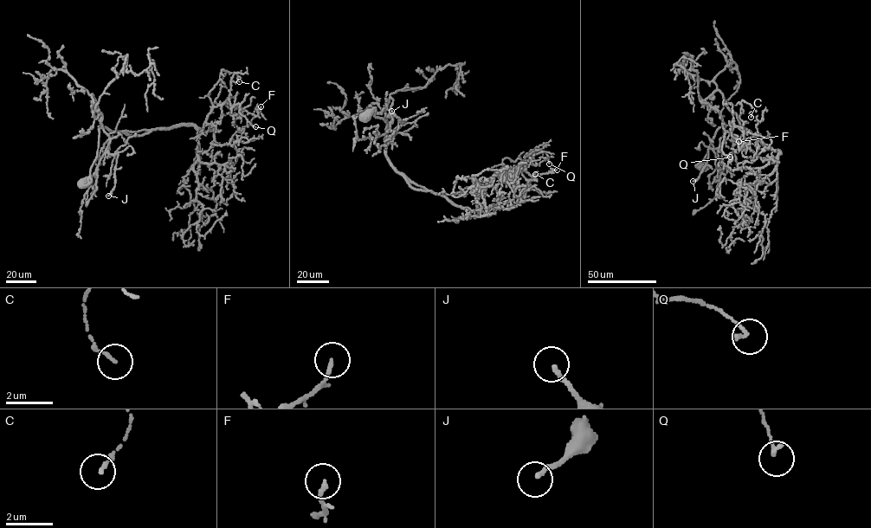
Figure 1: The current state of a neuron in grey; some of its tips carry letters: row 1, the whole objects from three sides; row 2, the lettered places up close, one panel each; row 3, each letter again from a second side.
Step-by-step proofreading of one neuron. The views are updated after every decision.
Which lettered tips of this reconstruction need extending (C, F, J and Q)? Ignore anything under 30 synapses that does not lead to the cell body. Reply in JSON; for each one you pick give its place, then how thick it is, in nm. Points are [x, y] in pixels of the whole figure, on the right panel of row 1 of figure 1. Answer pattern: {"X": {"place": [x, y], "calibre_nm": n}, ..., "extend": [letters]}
{"extend": []}

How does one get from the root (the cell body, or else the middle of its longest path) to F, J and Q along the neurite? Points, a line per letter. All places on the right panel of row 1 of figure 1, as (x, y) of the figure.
F: (705, 167), (723, 125), (745, 128), (780, 153), (760, 157), (743, 131), (745, 144), (739, 150), (738, 141)
J: (705, 167), (716, 130), (744, 127), (719, 90), (701, 102), (719, 112), (723, 143), (708, 148), (693, 181)
Q: (705, 167), (701, 161), (723, 125), (745, 128), (780, 153), (760, 157), (735, 126), (722, 142), (730, 157)

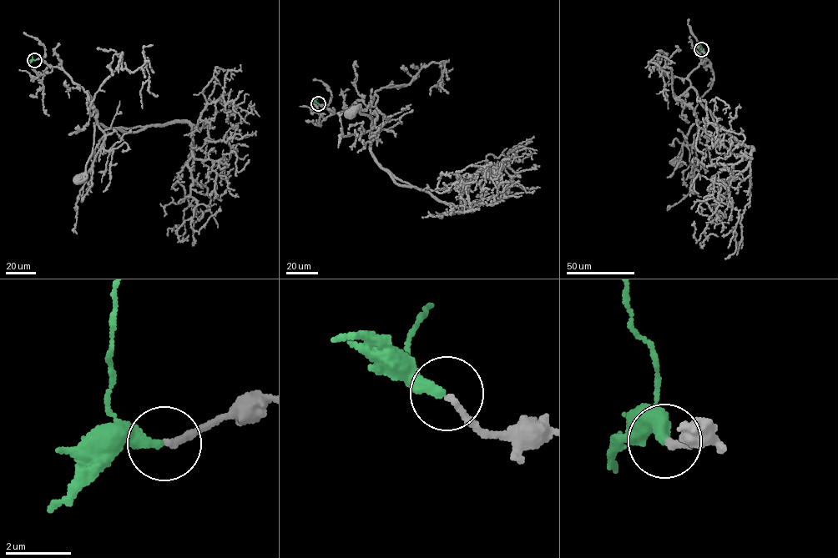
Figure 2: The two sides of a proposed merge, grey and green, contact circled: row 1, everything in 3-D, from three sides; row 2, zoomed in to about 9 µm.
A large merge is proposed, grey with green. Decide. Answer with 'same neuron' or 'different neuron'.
same neuron

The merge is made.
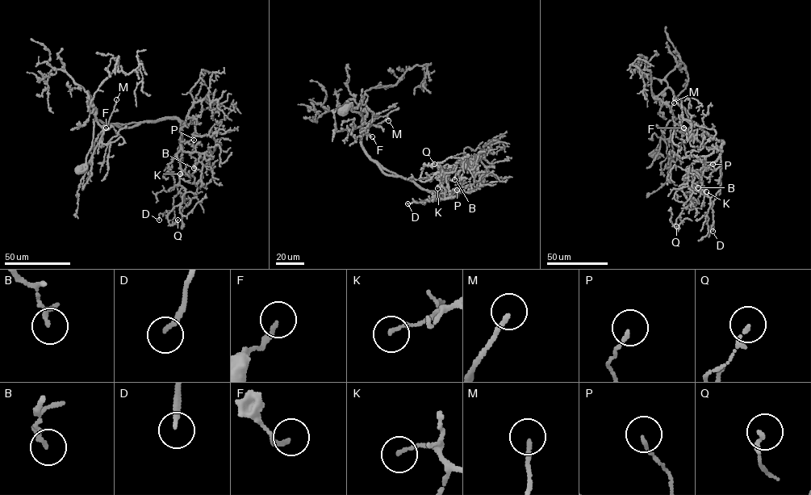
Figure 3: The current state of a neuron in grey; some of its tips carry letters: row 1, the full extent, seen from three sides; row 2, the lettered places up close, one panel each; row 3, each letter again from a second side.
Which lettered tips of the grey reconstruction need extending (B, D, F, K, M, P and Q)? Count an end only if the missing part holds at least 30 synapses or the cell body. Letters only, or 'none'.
none

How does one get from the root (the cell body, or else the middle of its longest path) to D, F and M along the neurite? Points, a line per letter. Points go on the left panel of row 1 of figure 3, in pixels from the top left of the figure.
D: (79, 169), (94, 119), (177, 119), (181, 140), (168, 168), (177, 192), (159, 220)
F: (79, 169), (92, 145), (97, 119), (87, 91), (102, 128), (100, 133), (106, 127)
M: (79, 169), (92, 145), (97, 119), (87, 92), (102, 127), (108, 123), (116, 99)

